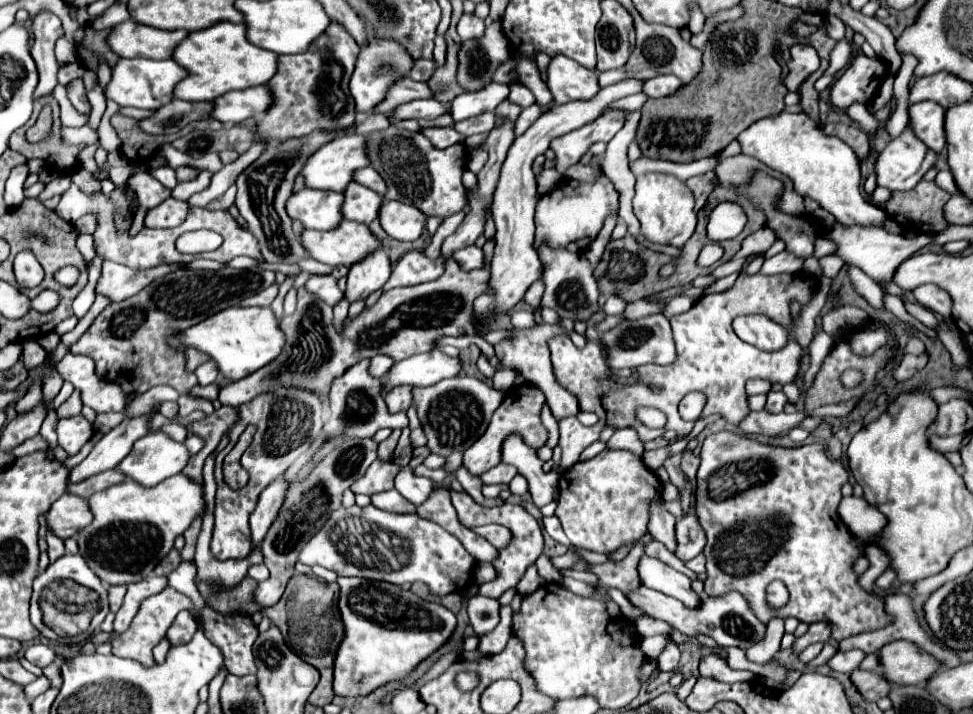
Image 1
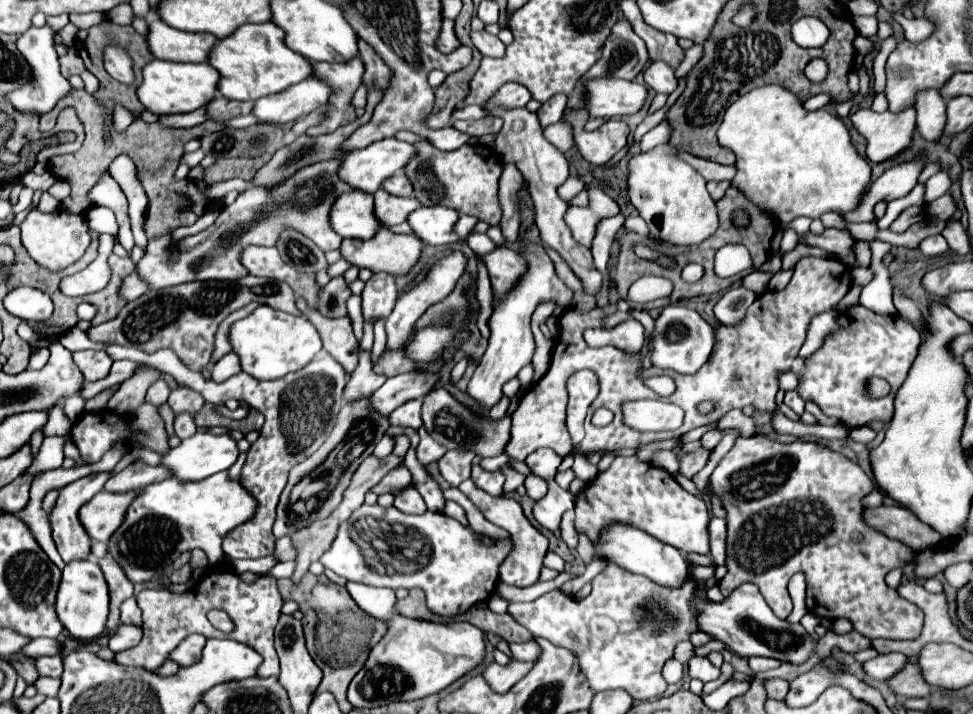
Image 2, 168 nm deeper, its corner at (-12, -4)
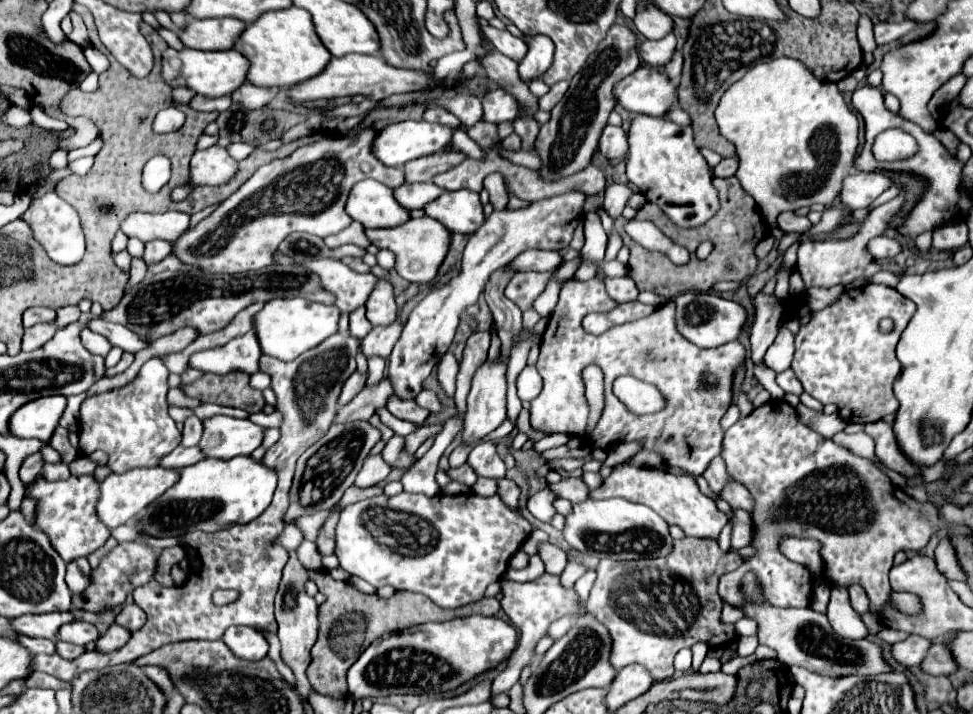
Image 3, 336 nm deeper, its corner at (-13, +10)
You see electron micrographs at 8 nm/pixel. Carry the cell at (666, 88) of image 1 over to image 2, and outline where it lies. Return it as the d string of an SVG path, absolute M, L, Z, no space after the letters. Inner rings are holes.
M650 62L644 70L644 82L656 92L672 94L678 88L678 80L674 78L674 70L664 62Z

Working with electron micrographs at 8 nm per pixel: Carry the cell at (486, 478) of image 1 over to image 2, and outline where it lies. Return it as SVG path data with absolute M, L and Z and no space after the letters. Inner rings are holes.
M480 464L472 466L472 480L474 484L478 484L484 492L492 494L492 496L500 496L502 494L502 486L504 486L504 474L500 470L496 472L488 472L484 470Z

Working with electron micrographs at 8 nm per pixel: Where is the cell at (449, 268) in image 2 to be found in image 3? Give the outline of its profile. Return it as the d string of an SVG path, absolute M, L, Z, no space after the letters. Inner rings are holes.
M397 318L393 324L387 326L375 326L365 338L363 338L363 354L369 356L381 356L387 358L399 340L403 330L403 322Z

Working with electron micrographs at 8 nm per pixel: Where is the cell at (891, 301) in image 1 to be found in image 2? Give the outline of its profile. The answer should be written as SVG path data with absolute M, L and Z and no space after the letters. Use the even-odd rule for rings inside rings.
M826 228L822 234L806 232L806 234L800 236L800 242L808 244L808 246L818 246L818 248L826 250L828 254L836 256L846 266L852 266L856 262L854 254L852 254L852 242L854 240L852 240L852 236L846 230Z

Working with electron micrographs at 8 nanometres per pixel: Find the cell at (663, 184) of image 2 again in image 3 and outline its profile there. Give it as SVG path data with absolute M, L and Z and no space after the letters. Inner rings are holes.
M637 116L629 130L627 178L643 188L647 202L655 202L665 216L681 228L697 228L713 218L719 210L719 194L705 158L693 142L691 126L679 126L665 118Z

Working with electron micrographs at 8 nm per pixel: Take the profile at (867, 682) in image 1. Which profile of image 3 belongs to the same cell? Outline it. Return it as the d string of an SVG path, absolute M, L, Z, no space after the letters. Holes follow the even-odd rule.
M937 640L931 642L931 648L927 650L927 656L921 664L925 664L925 674L953 674L957 670L953 658L949 656L949 650Z

